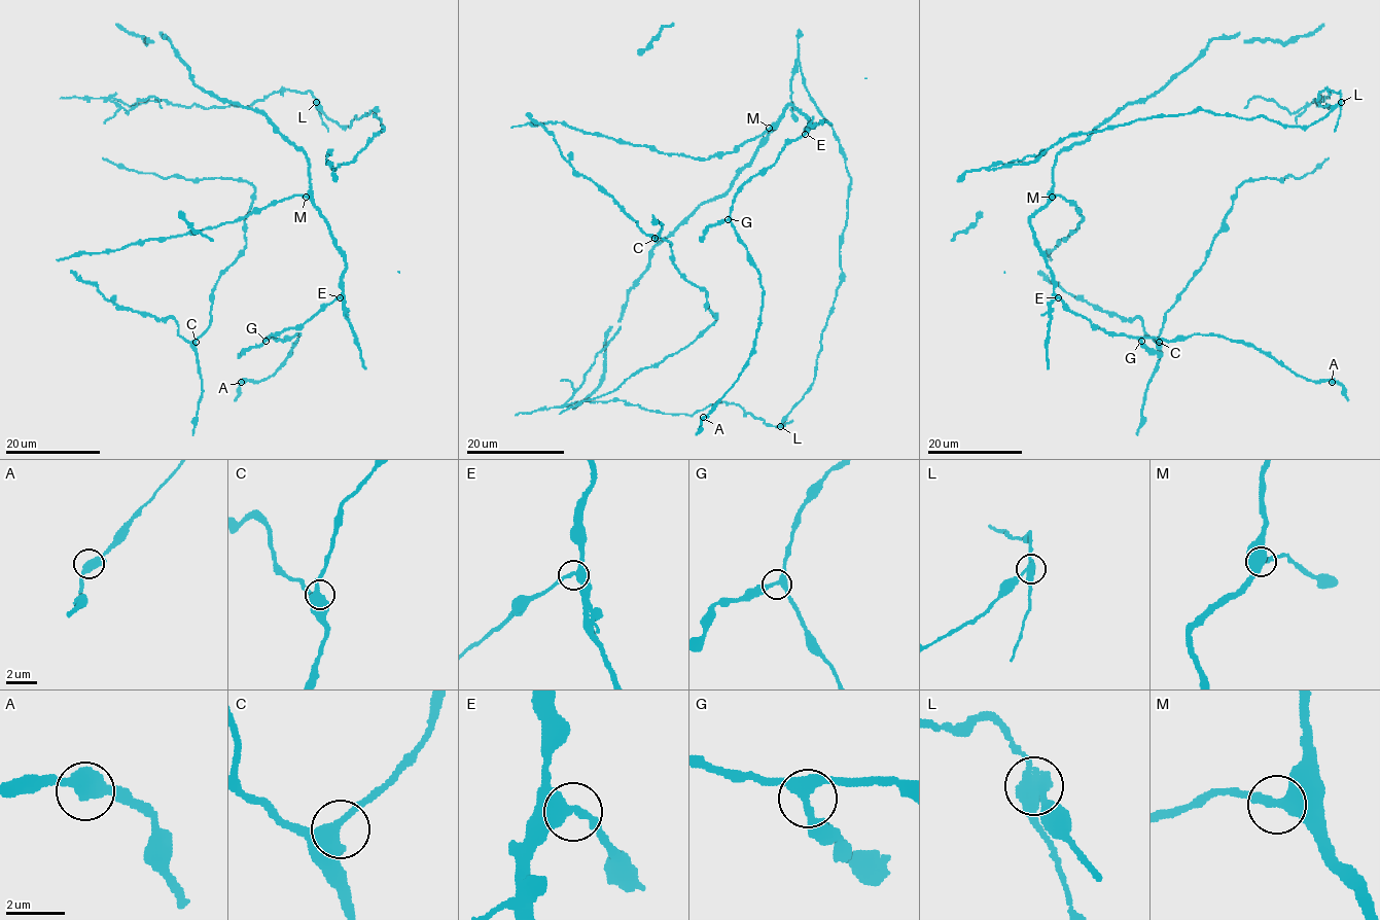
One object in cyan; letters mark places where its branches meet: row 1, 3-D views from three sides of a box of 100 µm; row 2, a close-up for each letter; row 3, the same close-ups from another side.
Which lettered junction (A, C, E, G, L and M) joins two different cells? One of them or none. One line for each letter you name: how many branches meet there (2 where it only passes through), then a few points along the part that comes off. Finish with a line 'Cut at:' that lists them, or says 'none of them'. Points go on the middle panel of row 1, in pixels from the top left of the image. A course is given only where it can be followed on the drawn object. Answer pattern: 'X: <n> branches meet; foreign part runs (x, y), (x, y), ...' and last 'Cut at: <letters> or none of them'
L: 3 branches meet; foreign part runs (780, 426), (769, 426), (724, 401), (692, 415), (655, 412), (622, 400), (568, 403), (596, 356), (621, 326)
Cut at: L

